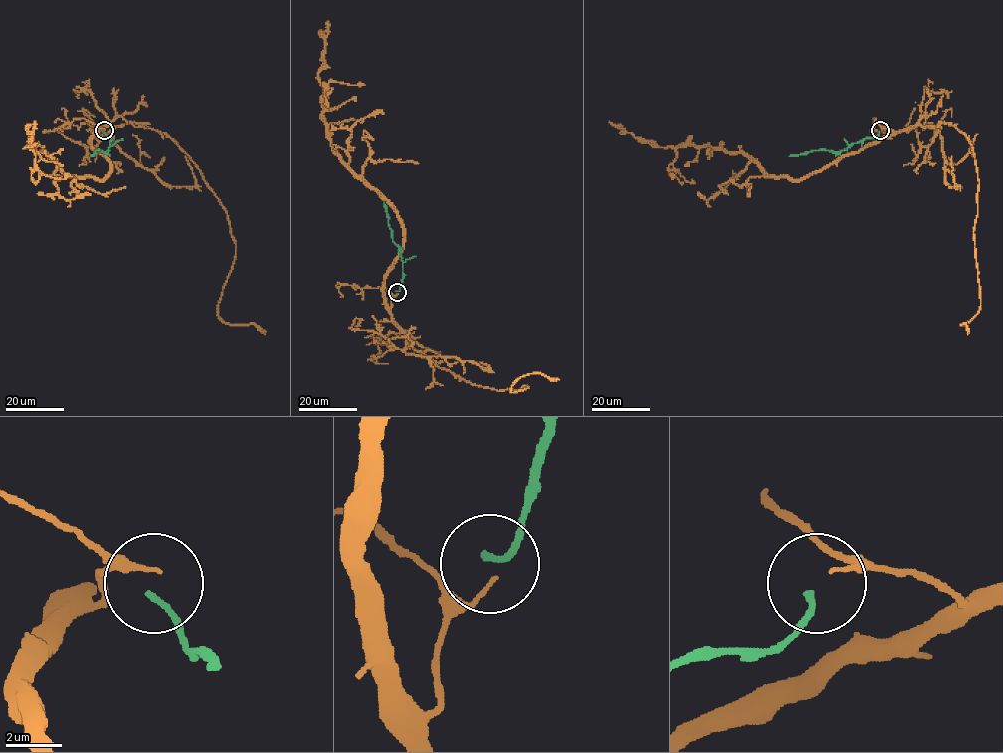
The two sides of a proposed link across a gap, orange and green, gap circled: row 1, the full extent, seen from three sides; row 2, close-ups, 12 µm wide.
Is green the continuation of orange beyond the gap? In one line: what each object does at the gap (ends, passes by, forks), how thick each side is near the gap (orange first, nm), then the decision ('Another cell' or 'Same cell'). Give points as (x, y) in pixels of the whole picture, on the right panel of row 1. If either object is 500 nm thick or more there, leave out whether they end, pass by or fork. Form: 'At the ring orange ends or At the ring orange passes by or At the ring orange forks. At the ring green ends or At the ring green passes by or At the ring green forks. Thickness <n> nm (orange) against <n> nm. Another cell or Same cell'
At the ring orange ends. At the ring green ends. Thickness 120 nm (orange) against 220 nm. Another cell

